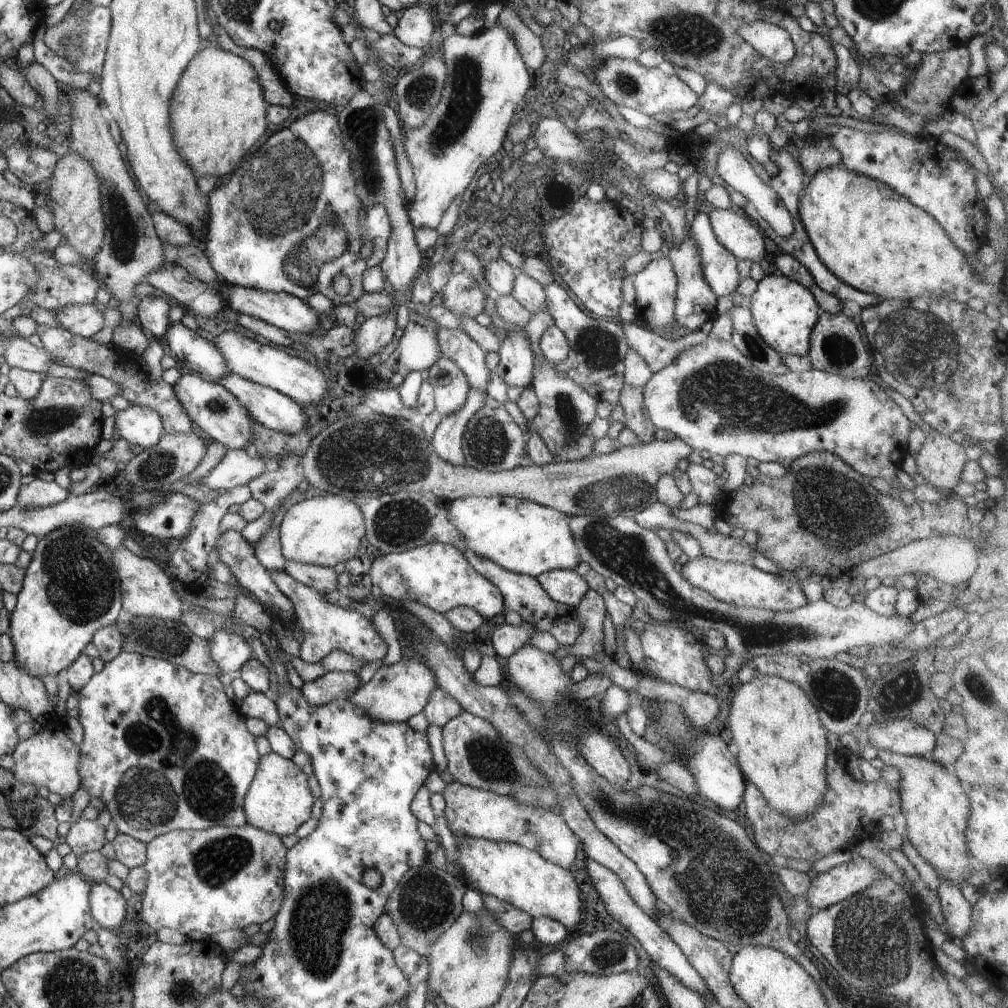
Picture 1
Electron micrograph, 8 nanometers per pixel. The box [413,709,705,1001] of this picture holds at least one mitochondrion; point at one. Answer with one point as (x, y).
(492, 762)

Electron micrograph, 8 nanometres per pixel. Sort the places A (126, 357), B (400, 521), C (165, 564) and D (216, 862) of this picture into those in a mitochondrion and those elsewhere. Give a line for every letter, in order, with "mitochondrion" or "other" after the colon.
A: other
B: mitochondrion
C: other
D: mitochondrion

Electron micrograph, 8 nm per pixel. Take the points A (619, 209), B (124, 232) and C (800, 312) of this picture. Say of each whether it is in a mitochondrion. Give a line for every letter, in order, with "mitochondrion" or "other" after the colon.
A: other
B: mitochondrion
C: other

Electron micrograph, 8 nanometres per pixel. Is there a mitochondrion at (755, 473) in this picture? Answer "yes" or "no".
no

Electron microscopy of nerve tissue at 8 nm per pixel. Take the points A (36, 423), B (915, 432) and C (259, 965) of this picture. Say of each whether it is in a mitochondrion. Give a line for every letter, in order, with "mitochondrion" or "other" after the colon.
A: mitochondrion
B: other
C: other

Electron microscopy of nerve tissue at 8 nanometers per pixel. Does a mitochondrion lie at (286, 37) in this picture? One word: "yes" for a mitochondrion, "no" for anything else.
no

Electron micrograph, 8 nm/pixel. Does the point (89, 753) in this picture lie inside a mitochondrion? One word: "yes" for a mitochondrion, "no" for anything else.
no

